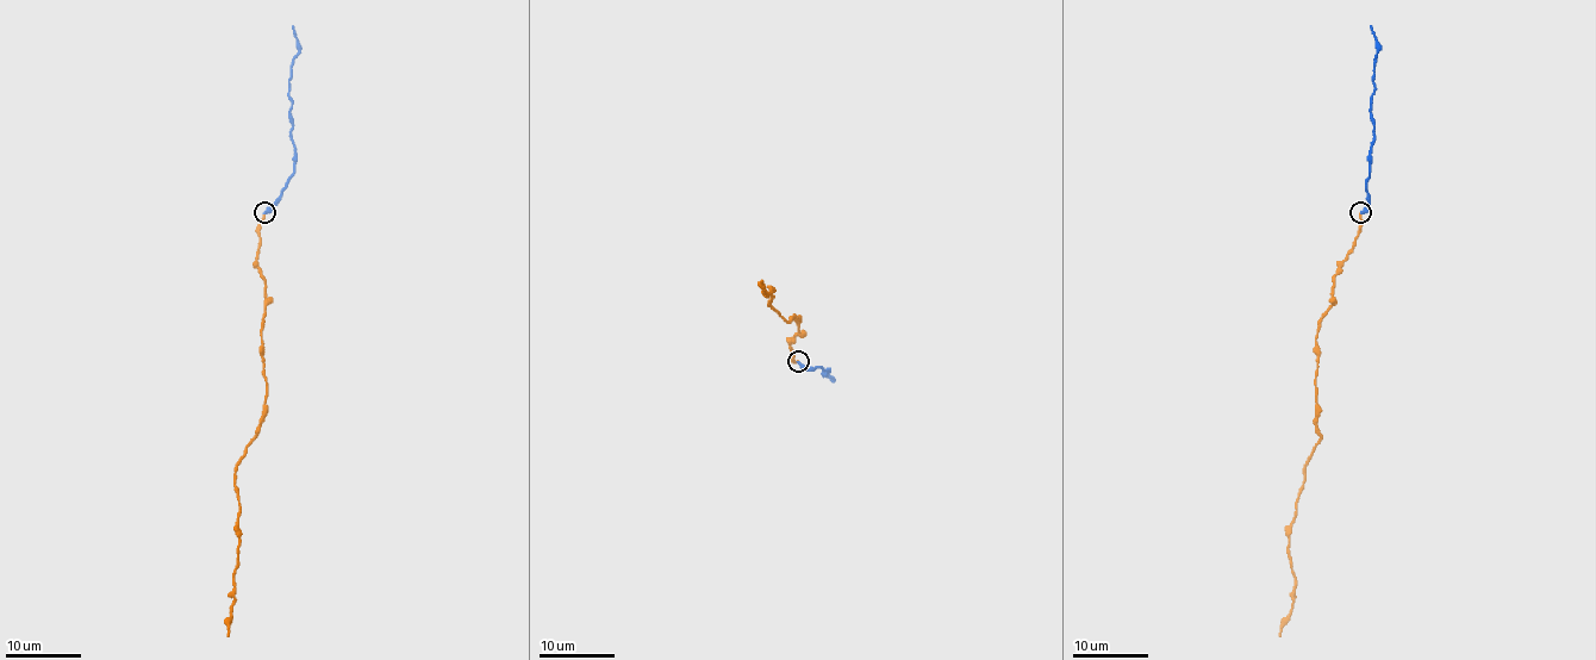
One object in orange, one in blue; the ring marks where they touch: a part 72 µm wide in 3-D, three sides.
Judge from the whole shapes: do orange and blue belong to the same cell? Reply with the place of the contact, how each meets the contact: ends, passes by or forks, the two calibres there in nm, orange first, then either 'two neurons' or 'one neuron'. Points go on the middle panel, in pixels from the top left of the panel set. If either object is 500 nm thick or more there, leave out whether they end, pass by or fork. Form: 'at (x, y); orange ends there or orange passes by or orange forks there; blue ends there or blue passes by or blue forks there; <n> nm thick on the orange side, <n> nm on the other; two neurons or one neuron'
at (798, 361); orange ends there; blue ends there; 130 nm thick on the orange side, 300 nm on the other; one neuron

